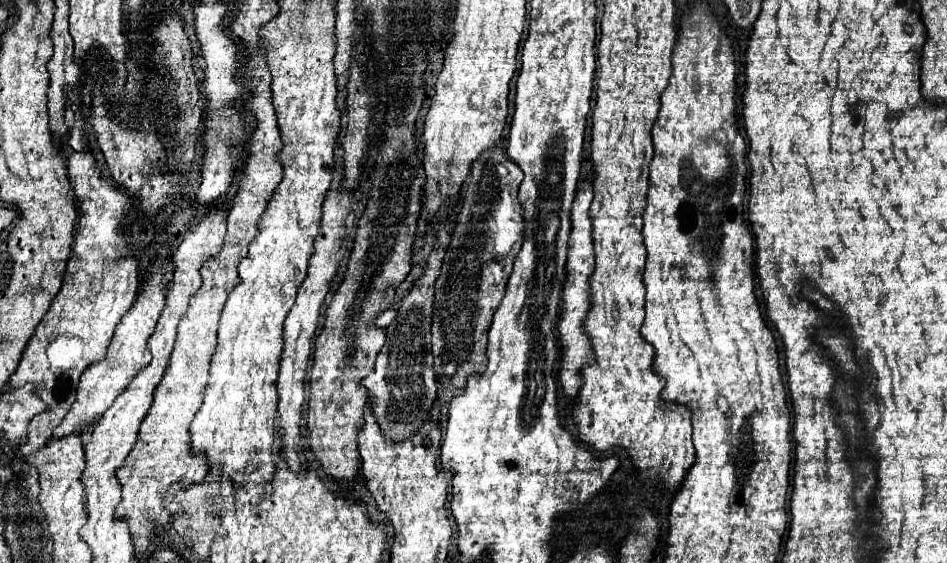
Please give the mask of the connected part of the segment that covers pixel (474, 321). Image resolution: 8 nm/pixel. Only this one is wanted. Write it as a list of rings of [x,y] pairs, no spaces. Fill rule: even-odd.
[[[494,146],[484,150],[472,164],[470,176],[464,184],[464,196],[458,212],[458,224],[452,234],[452,244],[446,252],[442,272],[436,280],[436,296],[434,296],[434,316],[432,316],[432,356],[434,356],[434,372],[438,382],[452,390],[454,394],[466,388],[466,378],[470,374],[482,374],[486,370],[486,346],[488,346],[488,330],[498,308],[500,300],[506,292],[506,282],[512,272],[514,258],[522,248],[522,232],[524,218],[522,206],[518,202],[518,186],[524,174],[518,166],[508,158],[502,146]]]

